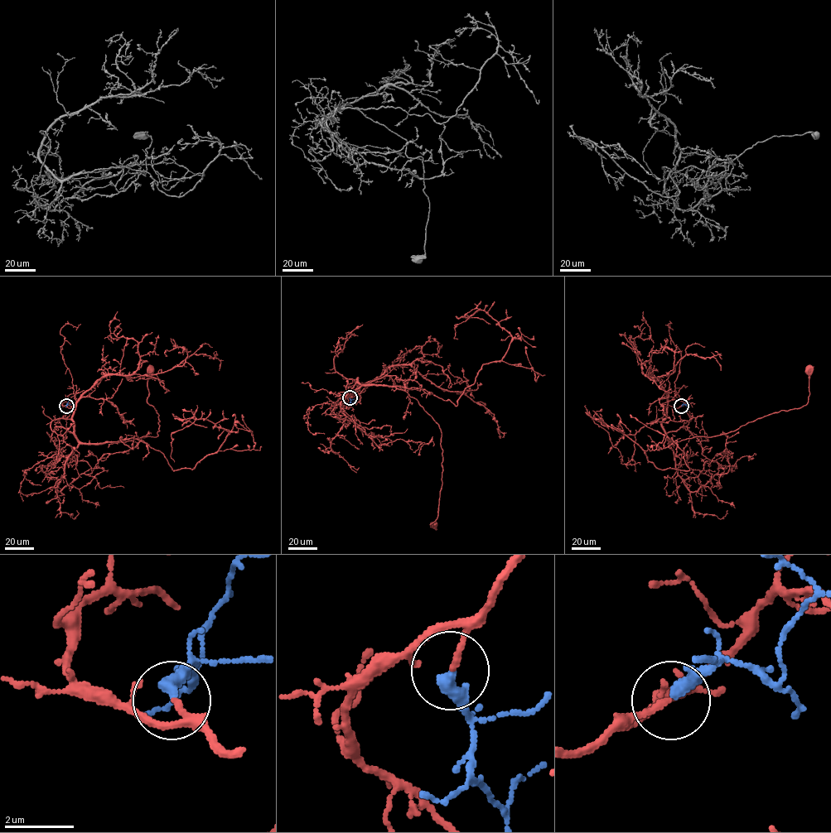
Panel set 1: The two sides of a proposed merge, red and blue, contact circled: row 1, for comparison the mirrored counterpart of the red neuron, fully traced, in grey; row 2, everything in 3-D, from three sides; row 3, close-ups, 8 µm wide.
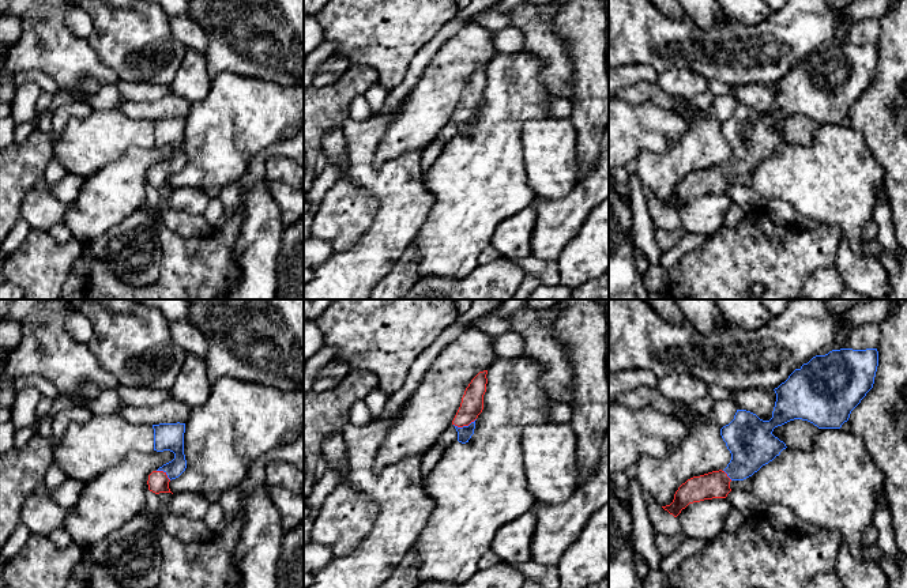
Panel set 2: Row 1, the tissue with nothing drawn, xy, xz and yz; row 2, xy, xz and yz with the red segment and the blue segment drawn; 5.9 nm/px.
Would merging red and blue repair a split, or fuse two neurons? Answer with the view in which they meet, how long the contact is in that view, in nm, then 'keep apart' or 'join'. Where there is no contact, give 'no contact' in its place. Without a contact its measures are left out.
contact in xz; length 140 nm; join

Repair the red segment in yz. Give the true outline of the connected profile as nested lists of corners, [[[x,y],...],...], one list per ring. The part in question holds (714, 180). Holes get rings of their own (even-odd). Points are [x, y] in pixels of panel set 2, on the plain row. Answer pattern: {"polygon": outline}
{"polygon": [[[840,44],[813,52],[774,84],[776,97],[769,116],[737,105],[734,114],[720,124],[731,148],[727,162],[688,174],[675,186],[673,197],[662,203],[677,212],[689,199],[726,193],[731,176],[752,172],[787,143],[772,127],[790,116],[840,124],[873,83],[877,61],[877,44]]]}

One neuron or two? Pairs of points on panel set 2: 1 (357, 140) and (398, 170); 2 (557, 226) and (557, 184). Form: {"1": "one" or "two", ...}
{"1": "one", "2": "two"}

